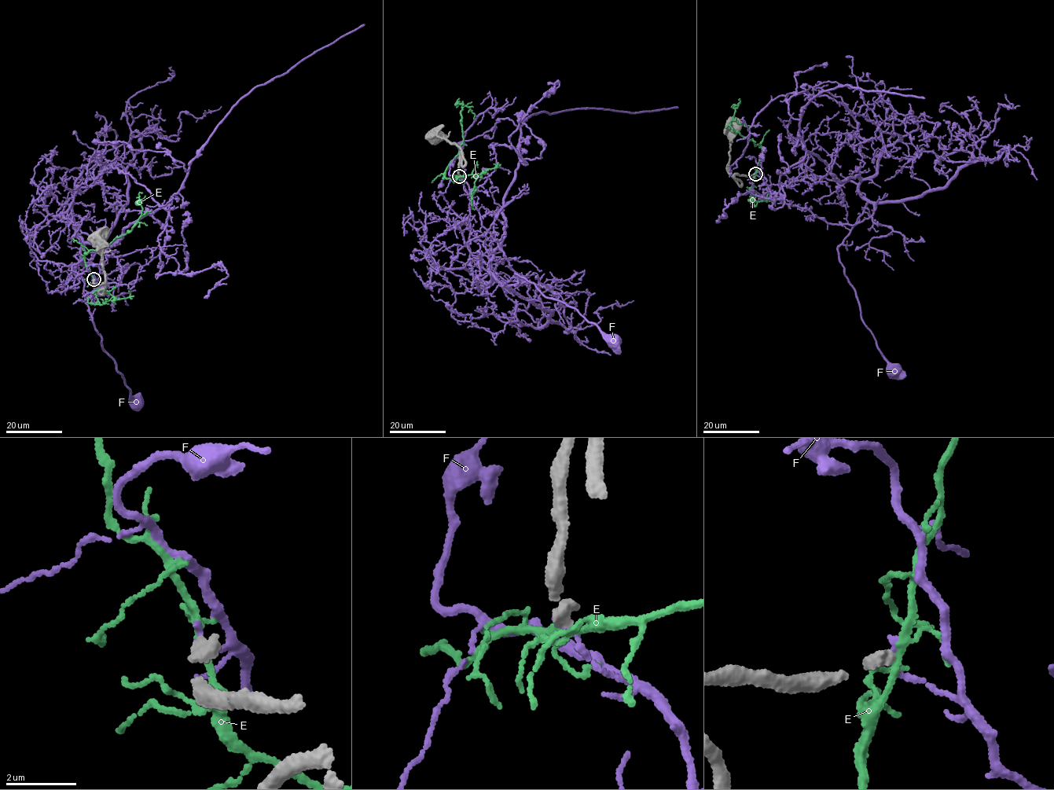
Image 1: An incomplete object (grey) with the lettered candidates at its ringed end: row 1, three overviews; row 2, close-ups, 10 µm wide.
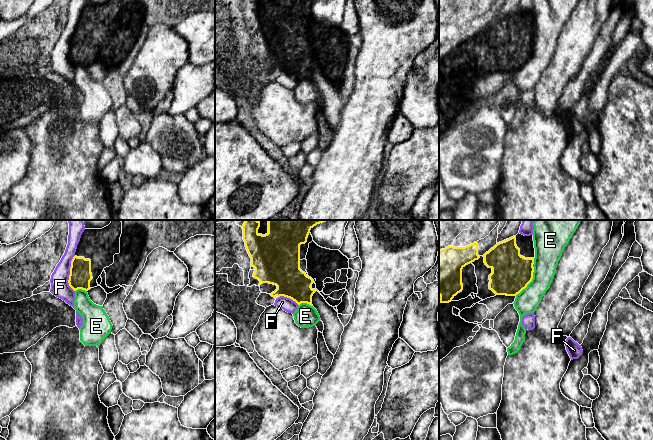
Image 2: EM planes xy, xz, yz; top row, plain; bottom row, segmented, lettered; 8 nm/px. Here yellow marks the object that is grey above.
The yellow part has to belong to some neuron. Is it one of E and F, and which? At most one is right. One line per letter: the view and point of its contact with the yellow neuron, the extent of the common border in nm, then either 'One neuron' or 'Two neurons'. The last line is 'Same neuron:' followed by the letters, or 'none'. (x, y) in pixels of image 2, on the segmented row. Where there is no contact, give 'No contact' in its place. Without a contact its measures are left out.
E: Touches yellow at yz (532, 278). Shared border 340 nm. Two neurons
F: Touches yellow at xy (70, 273). Shared border 300 nm. Two neurons
Same neuron: none

